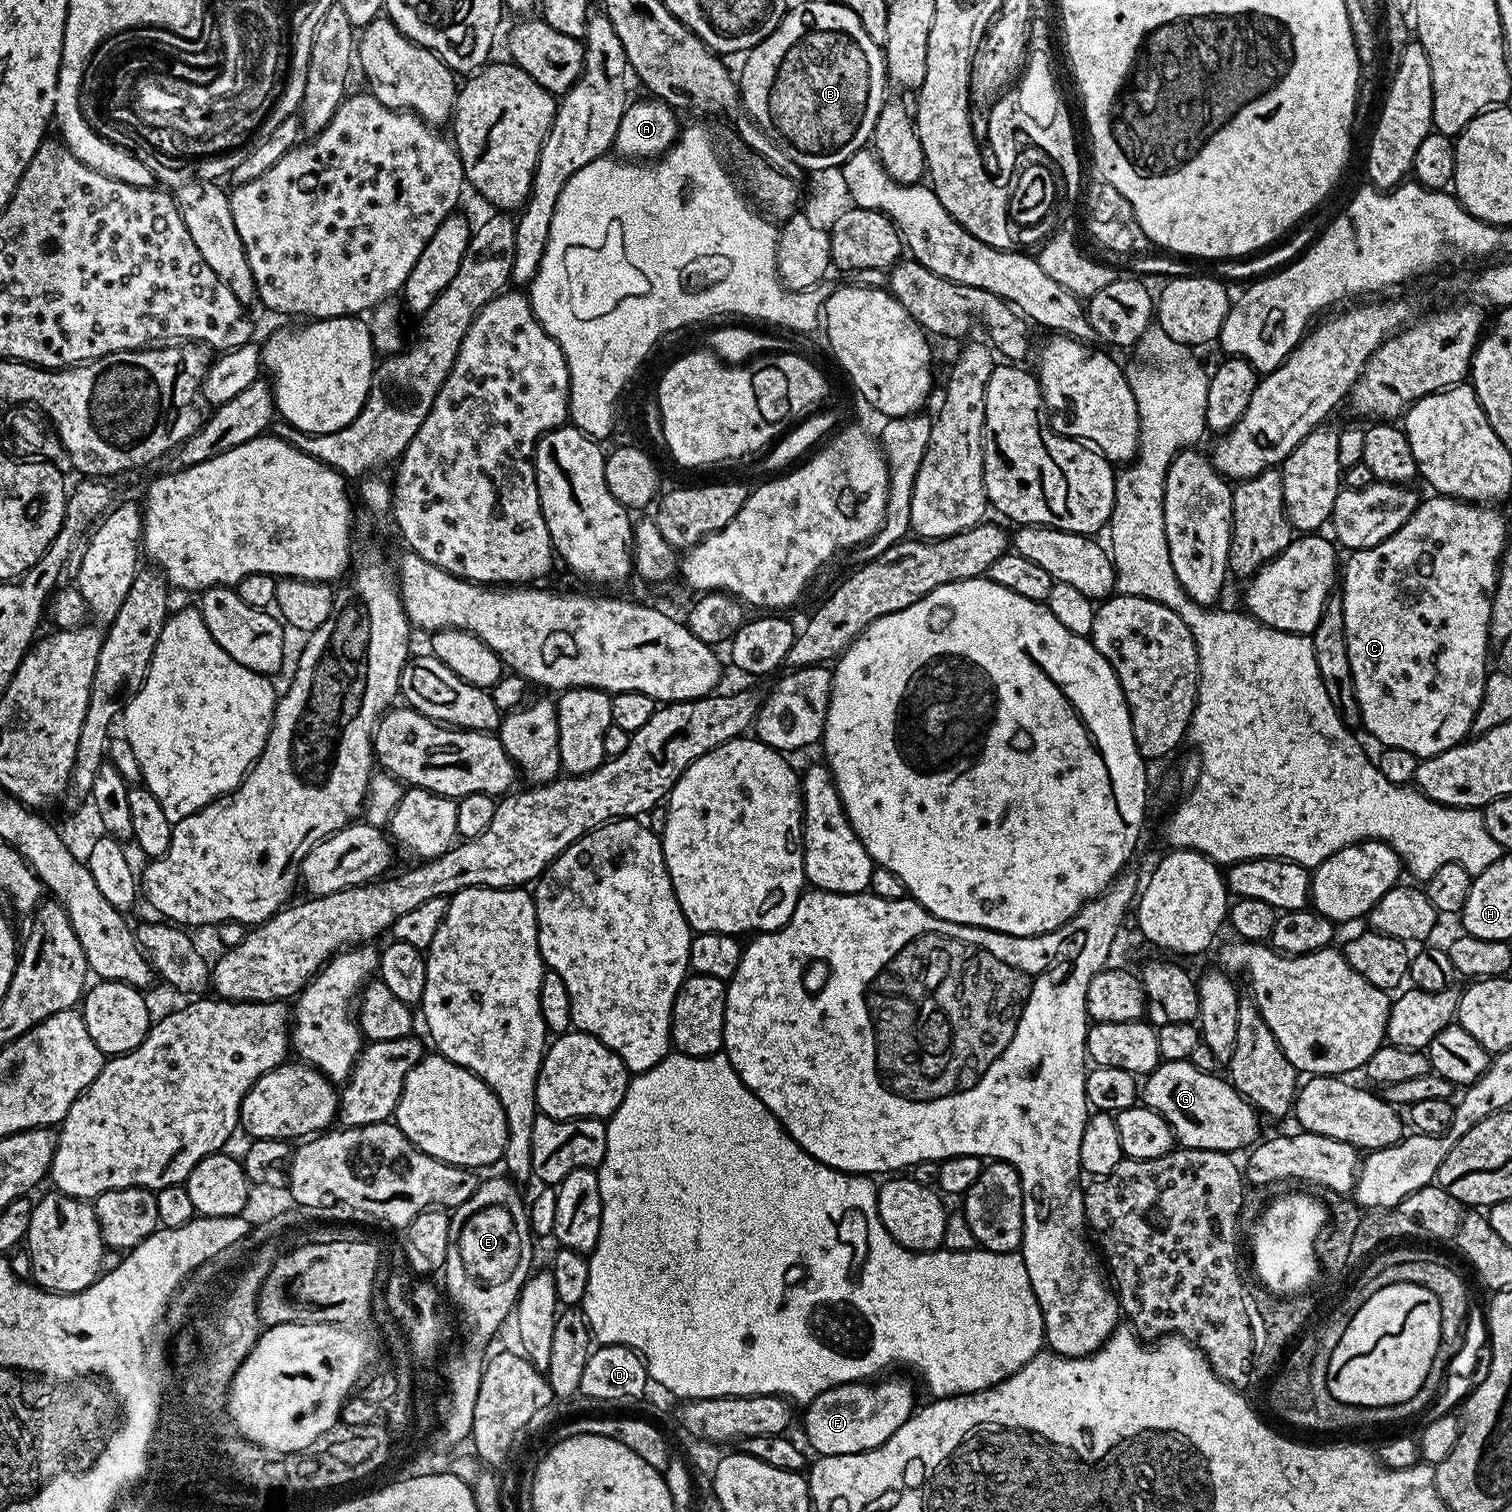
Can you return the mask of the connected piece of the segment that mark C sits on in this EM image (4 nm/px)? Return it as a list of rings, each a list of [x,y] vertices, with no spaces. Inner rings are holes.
[[[1439,494],[1429,495],[1429,500],[1426,499],[1420,502],[1416,508],[1416,512],[1409,520],[1397,530],[1396,533],[1390,534],[1382,542],[1377,545],[1370,546],[1368,549],[1358,549],[1353,551],[1348,557],[1349,560],[1342,564],[1342,588],[1344,584],[1344,592],[1342,591],[1342,599],[1344,601],[1344,617],[1346,618],[1346,646],[1350,654],[1350,670],[1354,678],[1354,690],[1356,691],[1356,701],[1360,707],[1360,724],[1365,728],[1374,739],[1384,748],[1397,748],[1398,750],[1409,751],[1410,754],[1417,758],[1426,756],[1437,756],[1446,750],[1450,750],[1456,744],[1463,744],[1469,733],[1472,732],[1472,723],[1474,722],[1474,714],[1478,714],[1478,706],[1482,702],[1482,694],[1484,693],[1484,683],[1490,671],[1488,665],[1488,648],[1490,649],[1490,641],[1488,638],[1488,623],[1490,622],[1490,606],[1492,605],[1492,595],[1496,589],[1496,573],[1500,570],[1500,557],[1504,554],[1504,546],[1509,543],[1508,524],[1504,521],[1504,516],[1499,512],[1499,507],[1485,506],[1483,504],[1474,504],[1466,500],[1453,500],[1450,496],[1442,496]]]

